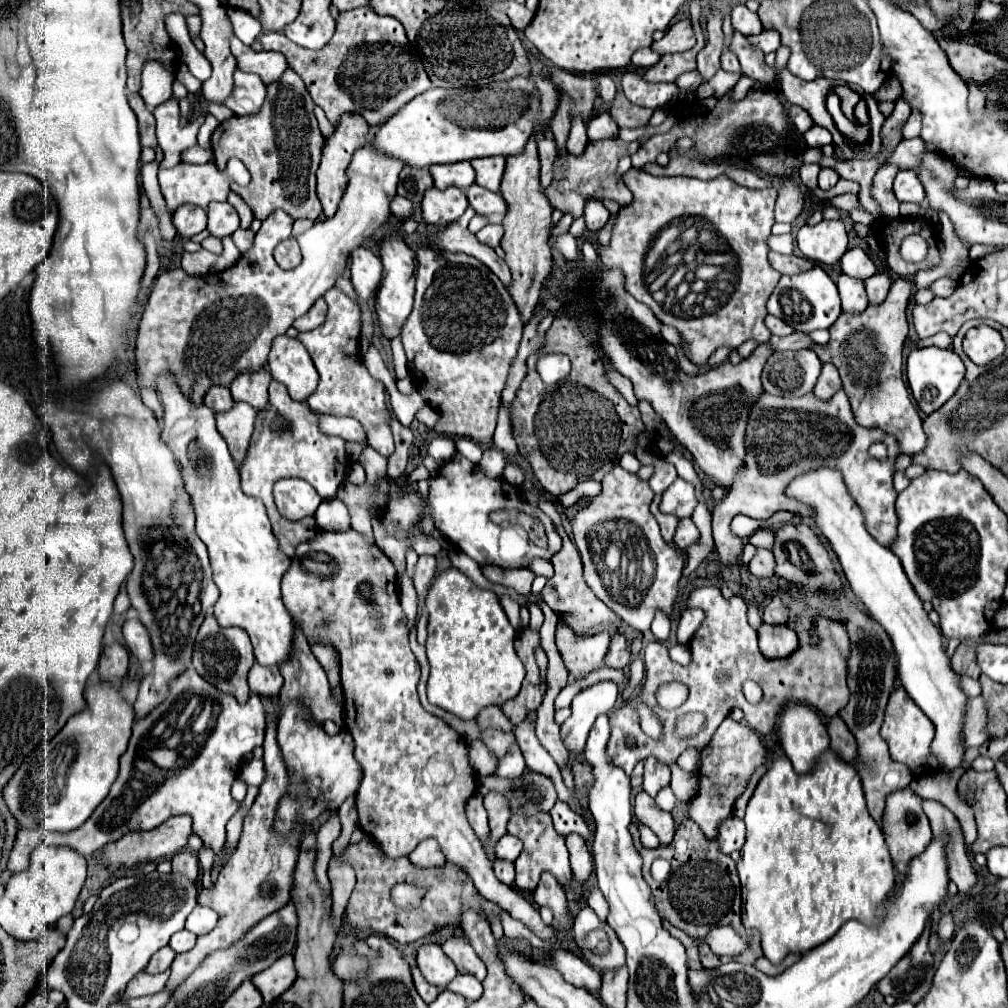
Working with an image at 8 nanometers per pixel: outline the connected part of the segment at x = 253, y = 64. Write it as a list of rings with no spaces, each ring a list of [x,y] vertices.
[[[231,38],[231,52],[237,58],[239,70],[259,74],[263,84],[277,80],[287,68],[287,60],[281,52],[255,52],[253,48],[245,46],[239,38]]]

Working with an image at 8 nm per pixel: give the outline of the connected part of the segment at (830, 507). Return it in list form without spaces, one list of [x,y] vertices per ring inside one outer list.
[[[821,468],[803,474],[789,484],[787,494],[815,508],[815,524],[833,546],[851,590],[861,598],[869,614],[877,618],[877,622],[881,622],[881,626],[887,630],[897,654],[897,674],[903,688],[937,728],[931,750],[939,760],[939,768],[943,772],[961,768],[965,752],[961,732],[967,696],[959,688],[959,674],[953,672],[951,662],[943,650],[941,632],[935,624],[931,624],[927,612],[923,610],[923,602],[911,590],[913,586],[905,578],[899,558],[869,538],[869,532],[863,526],[863,514],[845,490],[839,470]]]

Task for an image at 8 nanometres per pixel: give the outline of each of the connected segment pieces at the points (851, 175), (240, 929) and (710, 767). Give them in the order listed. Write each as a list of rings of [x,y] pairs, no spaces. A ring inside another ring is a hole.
[[[822,154],[820,166],[821,168],[830,167],[835,169],[841,178],[847,180],[855,180],[861,190],[859,190],[859,202],[863,204],[863,208],[867,212],[871,212],[875,218],[881,218],[881,208],[871,198],[870,190],[875,172],[883,166],[885,162],[879,164],[877,158],[871,160],[837,160],[834,157],[828,157]]]
[[[273,722],[267,724],[263,750],[265,750],[263,762],[265,762],[267,776],[265,776],[265,782],[259,788],[259,796],[255,798],[249,814],[245,816],[239,846],[237,846],[235,854],[231,854],[229,860],[223,864],[223,868],[219,870],[219,876],[217,876],[213,888],[211,890],[201,890],[201,894],[199,894],[199,904],[207,906],[207,908],[213,908],[219,914],[219,922],[209,934],[199,936],[197,944],[189,952],[183,952],[183,954],[175,956],[175,960],[171,964],[171,976],[169,976],[169,982],[167,982],[167,988],[171,992],[179,986],[179,982],[183,982],[203,962],[203,958],[209,952],[231,946],[237,938],[241,938],[241,934],[245,934],[245,930],[249,930],[251,926],[261,922],[261,918],[277,912],[291,898],[293,870],[295,870],[295,864],[297,864],[301,834],[297,830],[297,832],[291,832],[289,836],[283,838],[283,836],[275,834],[275,830],[271,828],[273,820],[275,820],[277,802],[287,792],[287,782],[289,782],[287,766],[283,762],[281,750],[279,750],[277,740],[275,740],[275,724]],[[265,882],[271,884],[269,892],[261,890],[261,886]]]
[[[725,718],[723,724],[715,730],[709,746],[701,752],[699,766],[699,788],[697,794],[687,802],[689,818],[695,820],[707,840],[717,840],[719,824],[731,816],[735,800],[743,794],[753,772],[767,762],[767,750],[763,748],[759,736],[731,718]]]

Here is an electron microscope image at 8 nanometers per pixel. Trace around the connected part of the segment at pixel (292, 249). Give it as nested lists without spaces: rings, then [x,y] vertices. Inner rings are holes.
[[[295,239],[285,240],[275,248],[275,262],[283,270],[291,270],[301,264],[301,250],[299,250],[299,244]]]

